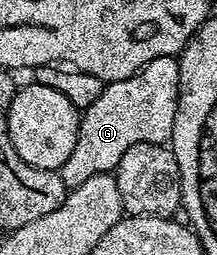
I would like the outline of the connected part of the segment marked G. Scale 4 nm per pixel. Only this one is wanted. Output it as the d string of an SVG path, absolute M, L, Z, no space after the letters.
M174 56L154 58L154 62L130 78L105 83L102 94L98 94L98 102L83 109L78 142L70 158L66 158L58 170L65 189L82 186L86 178L94 178L103 172L115 173L118 162L122 162L122 154L126 154L130 146L138 146L142 142L162 144L171 141L179 101L180 62Z

